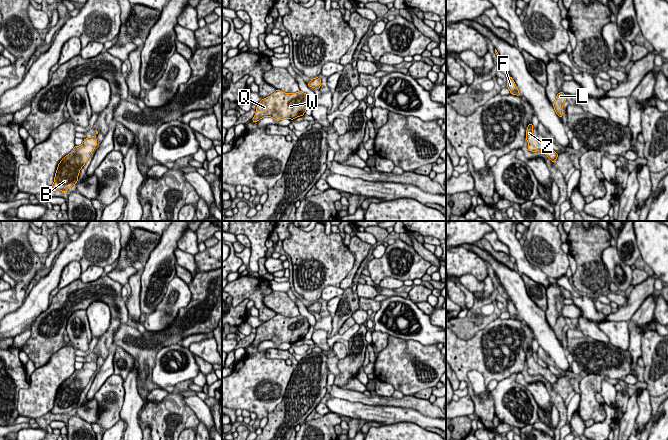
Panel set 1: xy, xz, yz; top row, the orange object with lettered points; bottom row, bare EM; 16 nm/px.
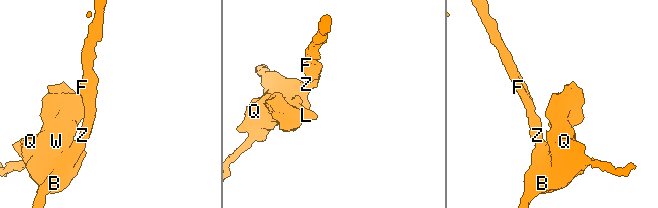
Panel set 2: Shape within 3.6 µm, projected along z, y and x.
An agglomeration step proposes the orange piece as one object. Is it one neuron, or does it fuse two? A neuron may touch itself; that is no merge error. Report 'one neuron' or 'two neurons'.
one neuron

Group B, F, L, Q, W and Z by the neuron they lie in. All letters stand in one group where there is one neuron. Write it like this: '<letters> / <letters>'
B F L Q W Z

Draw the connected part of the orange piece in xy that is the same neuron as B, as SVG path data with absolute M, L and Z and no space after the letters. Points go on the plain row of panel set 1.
M95 360L88 361L80 370L75 370L58 388L51 413L66 417L70 411L77 408L79 396L96 370L97 363Z

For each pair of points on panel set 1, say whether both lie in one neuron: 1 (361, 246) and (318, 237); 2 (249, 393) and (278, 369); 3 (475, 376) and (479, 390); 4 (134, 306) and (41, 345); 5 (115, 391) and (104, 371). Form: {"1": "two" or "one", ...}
{"1": "two", "2": "one", "3": "one", "4": "two", "5": "two"}

